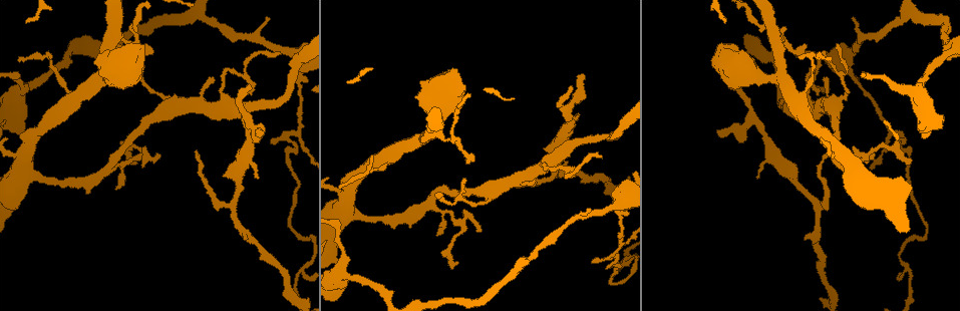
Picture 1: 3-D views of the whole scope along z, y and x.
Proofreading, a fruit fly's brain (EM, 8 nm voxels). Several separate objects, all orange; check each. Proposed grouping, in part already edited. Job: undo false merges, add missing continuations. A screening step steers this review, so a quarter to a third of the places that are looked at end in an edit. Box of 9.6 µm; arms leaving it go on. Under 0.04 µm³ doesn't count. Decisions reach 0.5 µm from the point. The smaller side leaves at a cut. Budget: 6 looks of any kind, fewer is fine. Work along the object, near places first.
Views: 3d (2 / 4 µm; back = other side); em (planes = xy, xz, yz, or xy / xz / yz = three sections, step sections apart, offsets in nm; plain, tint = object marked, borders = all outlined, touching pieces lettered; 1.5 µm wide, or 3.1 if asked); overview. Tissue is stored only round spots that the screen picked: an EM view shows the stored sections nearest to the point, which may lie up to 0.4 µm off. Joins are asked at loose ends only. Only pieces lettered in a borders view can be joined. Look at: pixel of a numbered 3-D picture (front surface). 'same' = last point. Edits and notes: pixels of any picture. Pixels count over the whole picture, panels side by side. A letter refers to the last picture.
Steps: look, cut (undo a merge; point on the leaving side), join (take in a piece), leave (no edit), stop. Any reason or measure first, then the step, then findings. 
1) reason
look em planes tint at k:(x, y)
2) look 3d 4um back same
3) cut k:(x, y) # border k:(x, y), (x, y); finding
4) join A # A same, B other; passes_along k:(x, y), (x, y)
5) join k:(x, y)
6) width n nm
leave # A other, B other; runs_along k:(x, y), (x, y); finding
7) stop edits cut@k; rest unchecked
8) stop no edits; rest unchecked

thin end
look em planes borders at 1:(195, 151)

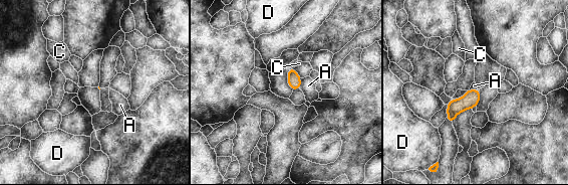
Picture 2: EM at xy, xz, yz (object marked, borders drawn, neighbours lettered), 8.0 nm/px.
leave # A other, C other, D other; border 2:(301, 78), (301, 86), (299, 88); none of them fits

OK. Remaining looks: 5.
tapers out
look em yz step 4 tint at 1:(468, 161)

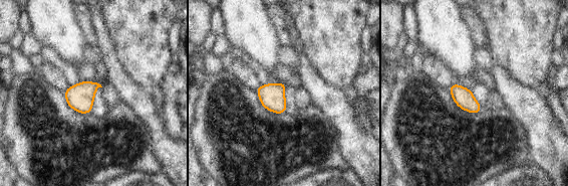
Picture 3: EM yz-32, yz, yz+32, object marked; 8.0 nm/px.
look em planes borders same

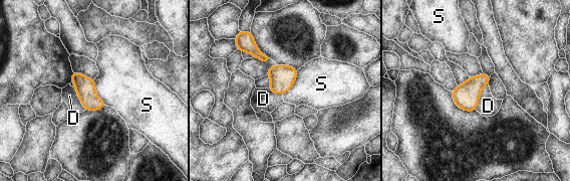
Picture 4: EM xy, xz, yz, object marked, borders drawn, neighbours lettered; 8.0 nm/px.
leave # D other, S other; border 4:(488, 83), (481, 92), (476, 110); no lettered piece goes on from it

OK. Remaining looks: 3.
look em planes tint at 1:(903, 18)

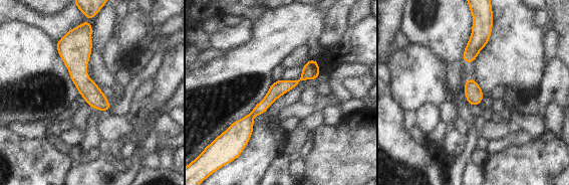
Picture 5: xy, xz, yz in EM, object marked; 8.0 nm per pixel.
look em planes borders same

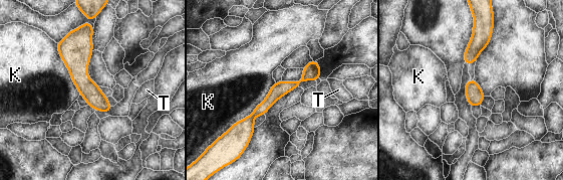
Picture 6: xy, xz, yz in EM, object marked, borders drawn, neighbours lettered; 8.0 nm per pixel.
leave # K other, T other; runs_along 6:(317, 66), (237, 130); all the same cell

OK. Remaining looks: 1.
stop no edits; rest unchecked

